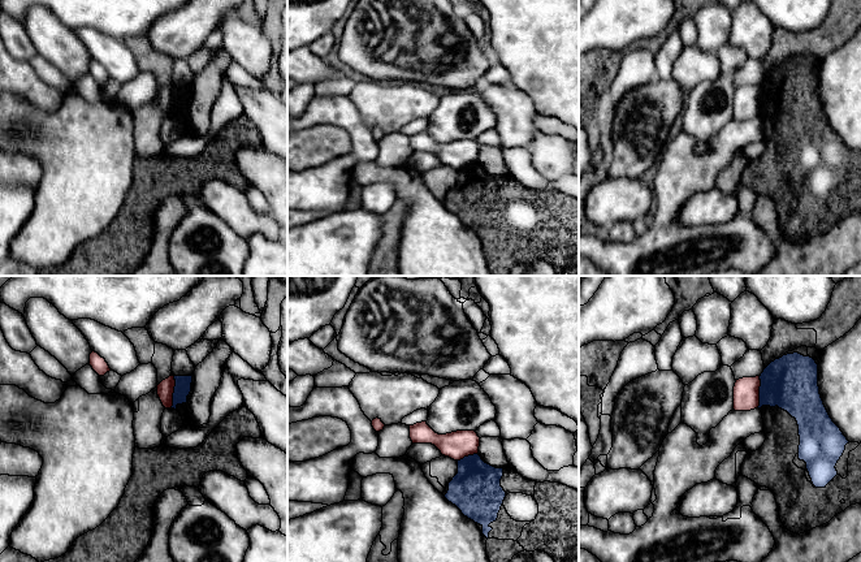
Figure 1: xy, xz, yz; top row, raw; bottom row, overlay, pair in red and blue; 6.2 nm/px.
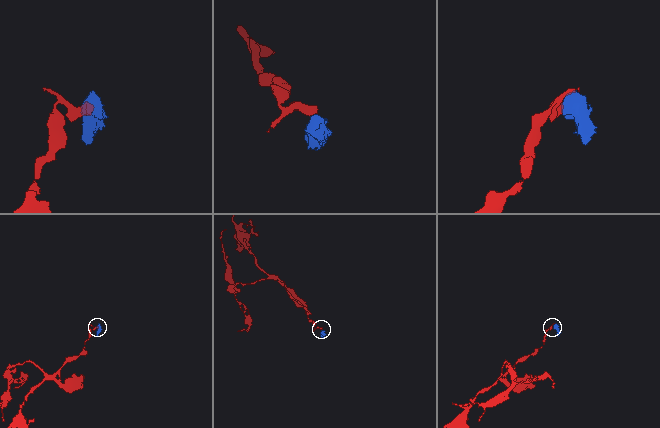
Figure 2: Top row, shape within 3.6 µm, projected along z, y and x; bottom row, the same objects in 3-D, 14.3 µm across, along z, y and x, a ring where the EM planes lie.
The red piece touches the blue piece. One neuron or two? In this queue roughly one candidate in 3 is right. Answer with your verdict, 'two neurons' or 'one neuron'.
two neurons

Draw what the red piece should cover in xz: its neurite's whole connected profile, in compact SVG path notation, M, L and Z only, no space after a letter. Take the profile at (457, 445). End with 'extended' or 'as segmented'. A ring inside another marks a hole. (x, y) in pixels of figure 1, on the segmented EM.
M427 422L410 425L412 444L432 444L442 455L454 461L479 453L480 437L475 431L457 431L446 435L436 433Z | as segmented

